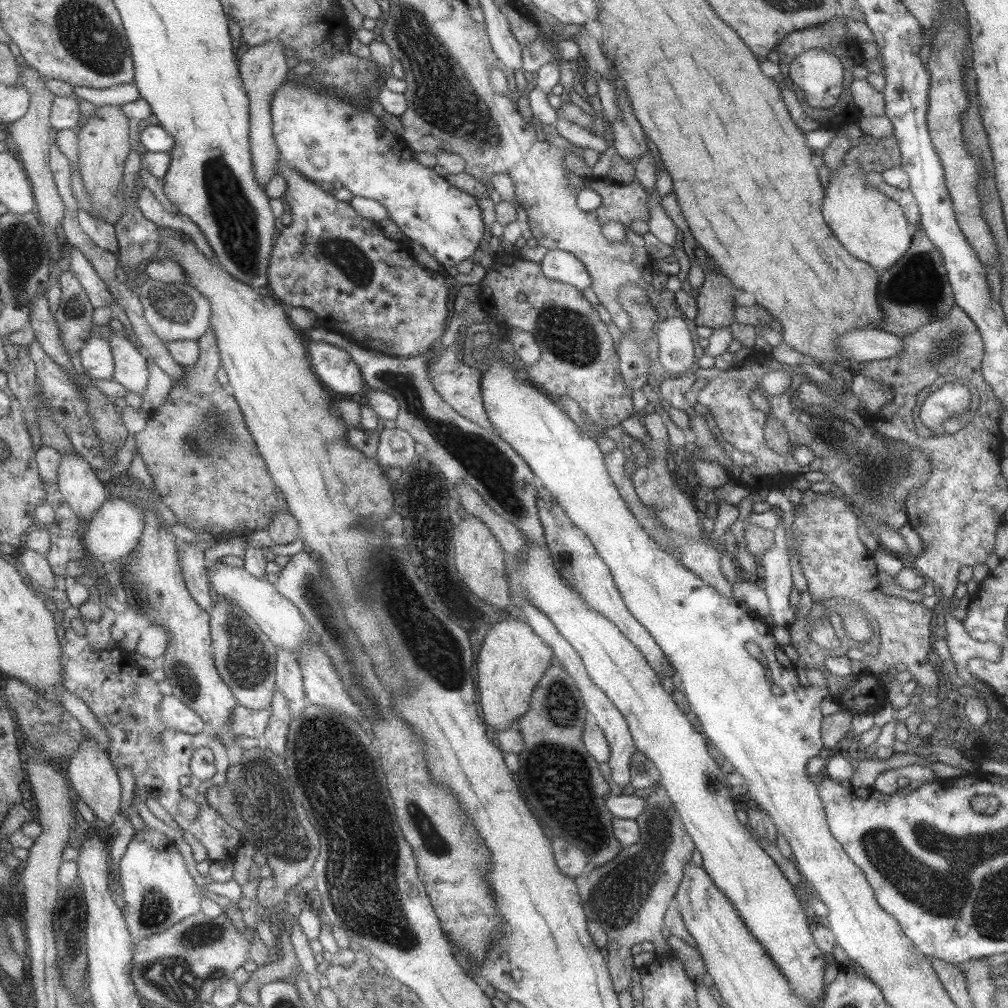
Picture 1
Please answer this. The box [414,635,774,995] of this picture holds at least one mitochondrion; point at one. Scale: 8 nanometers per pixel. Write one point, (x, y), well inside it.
(625, 893)

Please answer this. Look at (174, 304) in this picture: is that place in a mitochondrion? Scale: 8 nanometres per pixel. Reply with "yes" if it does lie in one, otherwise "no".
yes

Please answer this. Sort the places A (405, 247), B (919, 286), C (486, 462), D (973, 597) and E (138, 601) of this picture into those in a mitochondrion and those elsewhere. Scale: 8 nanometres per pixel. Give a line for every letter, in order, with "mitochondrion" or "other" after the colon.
A: other
B: mitochondrion
C: mitochondrion
D: other
E: other

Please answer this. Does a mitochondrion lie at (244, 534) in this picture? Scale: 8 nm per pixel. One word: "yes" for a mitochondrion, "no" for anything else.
no

